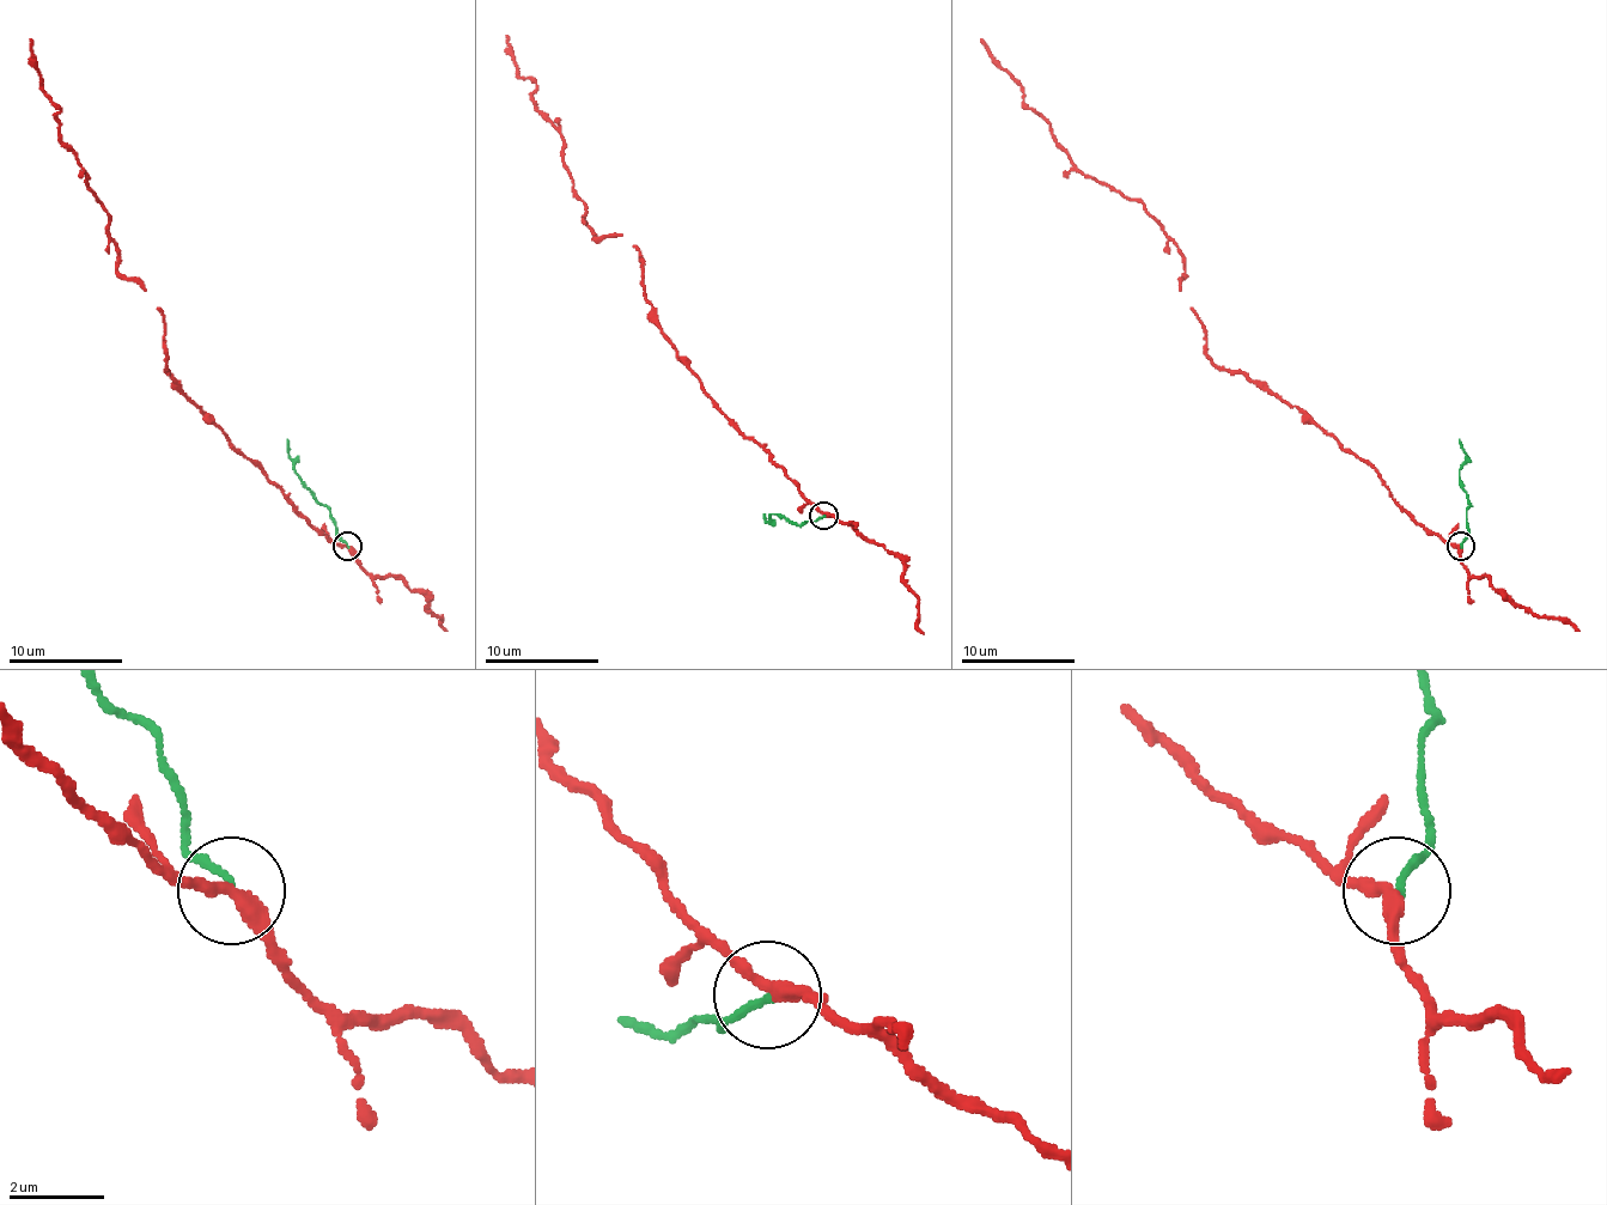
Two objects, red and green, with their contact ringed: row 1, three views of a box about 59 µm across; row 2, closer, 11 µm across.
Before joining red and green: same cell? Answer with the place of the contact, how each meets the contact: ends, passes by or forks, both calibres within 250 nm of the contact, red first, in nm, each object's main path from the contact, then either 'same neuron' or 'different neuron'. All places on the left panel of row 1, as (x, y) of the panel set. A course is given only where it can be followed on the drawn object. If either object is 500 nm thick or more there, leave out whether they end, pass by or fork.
(347, 546) | red passes by | green ends | 280/140 nm | red via (346, 546), (321, 534), (166, 371), (163, 314), (121, 274), (109, 214), (60, 140), (60, 108), (29, 40) | green via (346, 546), (323, 505), (294, 472), (286, 439) | different neuron

